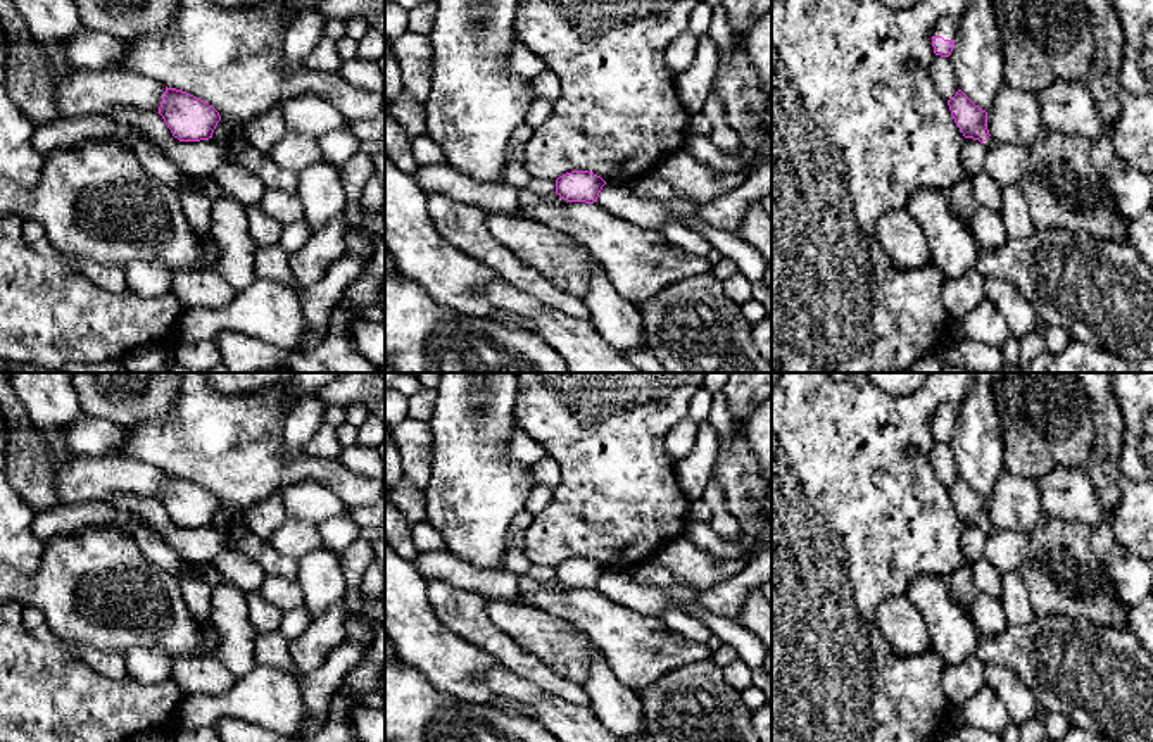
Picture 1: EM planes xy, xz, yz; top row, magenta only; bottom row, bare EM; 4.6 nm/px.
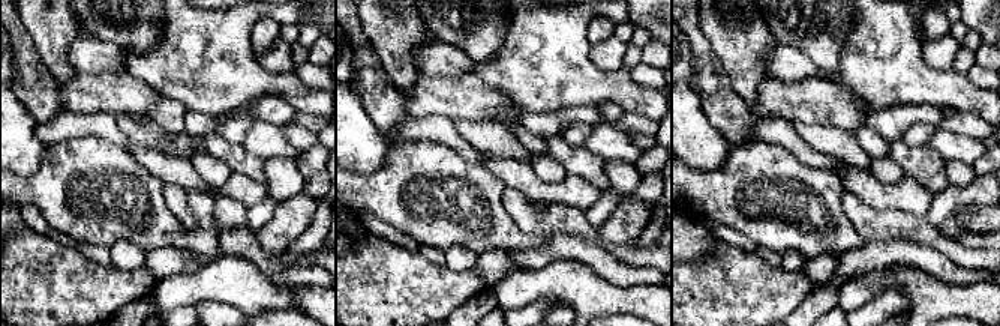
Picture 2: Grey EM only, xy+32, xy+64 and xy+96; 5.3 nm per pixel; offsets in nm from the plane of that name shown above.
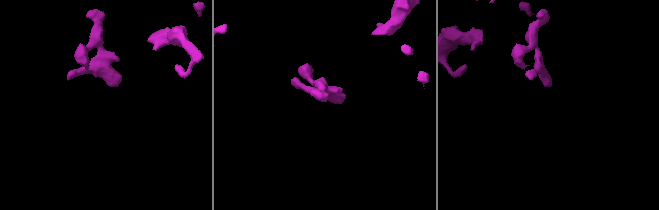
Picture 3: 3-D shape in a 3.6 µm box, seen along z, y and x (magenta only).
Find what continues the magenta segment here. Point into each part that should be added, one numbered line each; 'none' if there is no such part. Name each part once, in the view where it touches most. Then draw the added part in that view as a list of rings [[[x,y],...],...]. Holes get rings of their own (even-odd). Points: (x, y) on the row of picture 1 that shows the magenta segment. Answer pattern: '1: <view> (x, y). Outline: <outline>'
1: yz (948, 26). Outline: [[[956,16],[942,17],[934,28],[934,36],[942,36],[944,40],[955,40],[958,26],[960,26],[960,17]]]

